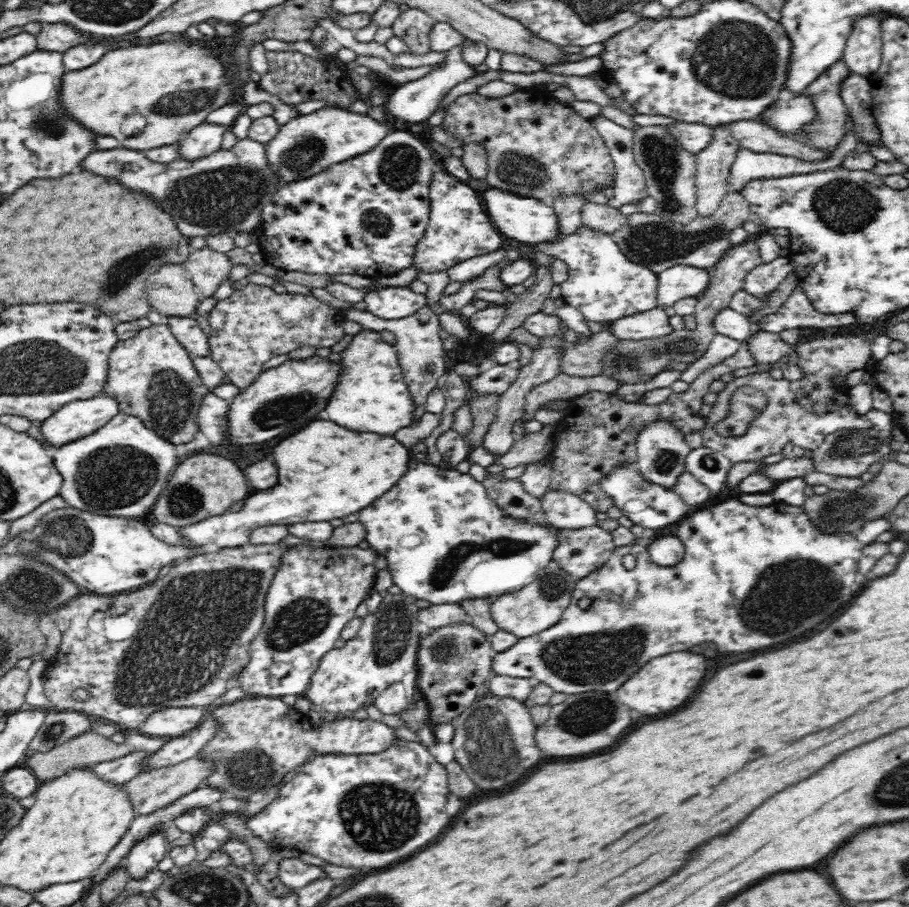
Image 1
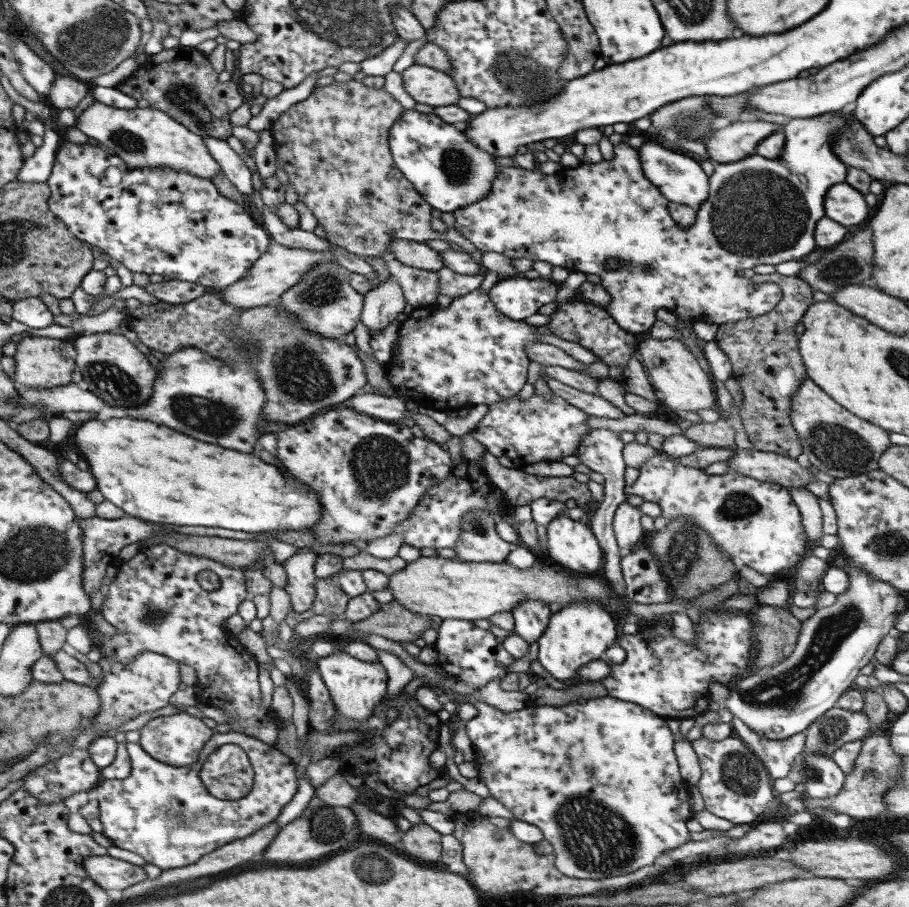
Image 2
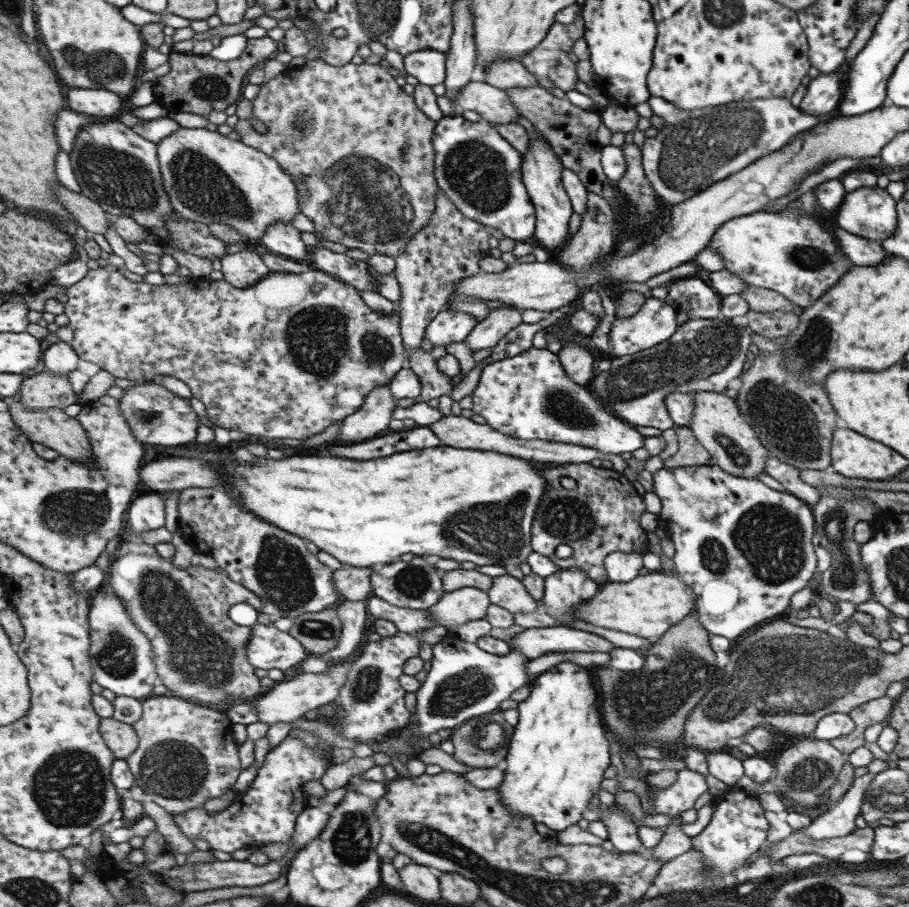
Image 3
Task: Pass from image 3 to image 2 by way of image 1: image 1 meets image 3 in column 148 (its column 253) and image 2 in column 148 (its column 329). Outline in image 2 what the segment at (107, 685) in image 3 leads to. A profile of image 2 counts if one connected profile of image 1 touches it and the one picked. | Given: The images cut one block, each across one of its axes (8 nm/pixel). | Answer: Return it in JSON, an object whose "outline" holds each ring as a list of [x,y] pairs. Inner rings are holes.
{"outline":[[[163,543],[151,546],[143,552],[137,552],[132,558],[117,567],[117,572],[108,585],[107,596],[99,608],[103,620],[107,624],[111,624],[117,632],[108,636],[98,632],[95,634],[95,640],[92,640],[92,648],[99,648],[103,652],[103,657],[113,658],[121,664],[131,664],[133,658],[141,652],[155,652],[191,666],[196,673],[193,690],[197,702],[220,709],[230,717],[229,724],[244,727],[231,732],[255,737],[269,746],[275,746],[282,720],[278,719],[269,708],[265,710],[261,705],[259,683],[257,682],[257,662],[250,657],[239,642],[231,638],[230,632],[224,628],[225,620],[237,612],[238,604],[247,595],[244,581],[241,569],[226,567],[213,559],[181,552]],[[202,570],[210,570],[215,573],[220,581],[218,588],[211,593],[204,592],[197,585],[197,573]]]}

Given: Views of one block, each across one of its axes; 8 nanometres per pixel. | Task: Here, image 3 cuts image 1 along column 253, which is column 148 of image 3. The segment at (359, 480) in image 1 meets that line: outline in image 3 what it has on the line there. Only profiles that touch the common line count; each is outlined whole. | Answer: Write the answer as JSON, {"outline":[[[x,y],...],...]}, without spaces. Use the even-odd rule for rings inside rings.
{"outline":[[[153,492],[150,494],[136,494],[127,507],[126,532],[135,534],[156,530],[164,526],[164,500],[166,493]]]}

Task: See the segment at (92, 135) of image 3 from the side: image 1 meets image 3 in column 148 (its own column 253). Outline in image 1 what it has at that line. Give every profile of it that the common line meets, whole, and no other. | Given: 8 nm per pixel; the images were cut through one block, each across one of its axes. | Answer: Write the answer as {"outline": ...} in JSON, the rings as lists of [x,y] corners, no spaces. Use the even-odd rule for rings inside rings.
{"outline":[[[248,137],[238,141],[230,150],[220,148],[210,156],[193,161],[152,162],[143,151],[120,146],[107,151],[92,151],[80,164],[86,172],[94,172],[108,180],[116,178],[126,189],[144,193],[172,217],[178,230],[188,238],[221,232],[234,235],[258,231],[263,208],[281,187],[274,167],[266,159],[264,143]]]}

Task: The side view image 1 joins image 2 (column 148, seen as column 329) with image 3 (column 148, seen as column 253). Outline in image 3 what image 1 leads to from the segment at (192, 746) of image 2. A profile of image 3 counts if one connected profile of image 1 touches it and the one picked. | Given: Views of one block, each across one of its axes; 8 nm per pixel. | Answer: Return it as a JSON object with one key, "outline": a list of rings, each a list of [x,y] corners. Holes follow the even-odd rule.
{"outline":[[[151,695],[141,701],[141,716],[131,725],[137,736],[137,748],[125,762],[133,775],[134,784],[151,795],[151,802],[161,806],[167,814],[177,816],[193,808],[199,808],[209,798],[219,798],[232,789],[241,768],[237,757],[237,744],[232,737],[232,723],[225,712],[213,706],[189,702],[186,699]]]}

